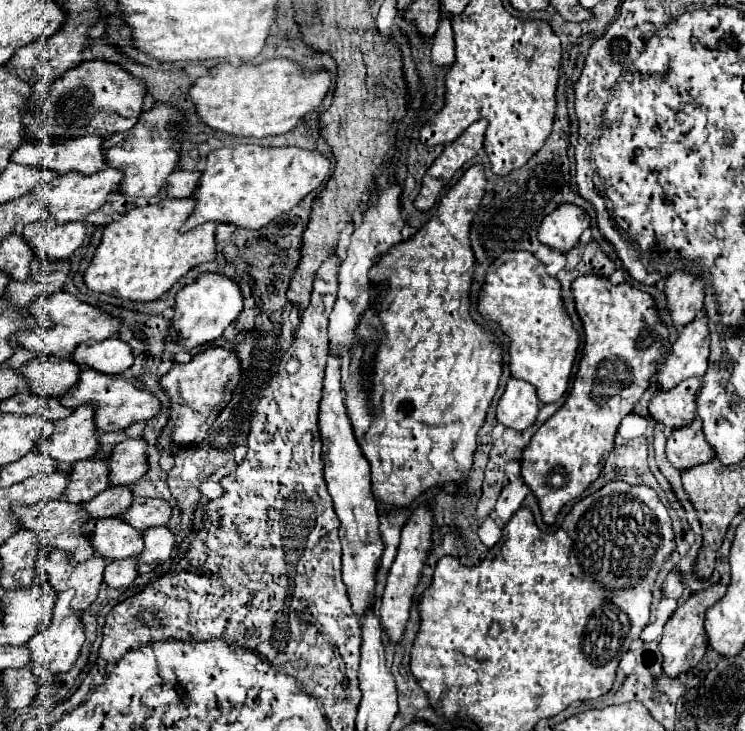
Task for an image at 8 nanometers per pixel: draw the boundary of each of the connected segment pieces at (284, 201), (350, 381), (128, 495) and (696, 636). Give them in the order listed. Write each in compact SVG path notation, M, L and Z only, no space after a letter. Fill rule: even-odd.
M246 143L214 149L206 159L206 167L194 193L198 205L182 231L206 221L260 229L298 205L308 193L320 189L330 173L330 161L320 151L300 147L262 147Z
M472 165L440 199L436 215L416 235L392 247L370 271L374 283L386 279L390 289L384 295L384 301L364 315L356 333L364 341L376 341L378 353L372 375L366 381L360 373L362 347L356 345L352 349L350 375L344 381L344 387L348 395L346 409L356 441L372 467L372 491L376 501L384 501L386 507L410 505L428 487L462 481L468 475L476 451L476 433L482 427L498 389L504 347L492 331L476 323L470 315L470 287L474 283L476 267L470 247L470 227L480 207L480 199L484 197L484 187L484 167ZM366 407L372 407L374 413L366 413Z
M108 487L106 491L98 493L94 499L84 503L84 507L94 519L102 519L120 515L120 511L126 511L126 507L132 505L132 499L134 495L130 487Z
M714 583L712 587L704 591L692 593L666 621L664 625L664 635L660 639L660 651L664 657L662 669L666 671L668 677L678 677L680 673L686 673L690 667L694 667L706 653L708 649L708 635L704 635L704 613L710 605L714 605L722 595L726 593L724 583Z

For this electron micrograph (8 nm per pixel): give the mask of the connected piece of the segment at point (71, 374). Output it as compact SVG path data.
M40 357L28 361L22 371L32 383L32 391L42 397L60 397L80 381L80 367L70 357Z

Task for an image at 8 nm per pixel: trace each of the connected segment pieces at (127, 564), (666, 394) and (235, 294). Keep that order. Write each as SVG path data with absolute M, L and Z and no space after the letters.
M116 559L116 563L108 563L104 571L104 581L110 587L128 587L136 579L136 559Z
M700 377L678 383L672 391L658 391L648 405L650 415L666 427L682 427L694 419L694 399L700 389Z
M204 273L194 283L182 287L176 293L176 305L174 305L176 313L172 317L172 327L176 329L178 337L174 339L186 347L198 347L202 343L210 343L218 339L228 325L234 323L242 307L244 307L244 295L236 279L228 279L226 275L220 273Z

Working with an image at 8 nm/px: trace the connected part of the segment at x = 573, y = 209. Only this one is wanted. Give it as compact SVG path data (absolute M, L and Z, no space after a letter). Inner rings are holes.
M564 203L556 207L556 211L548 213L538 229L538 239L558 251L570 251L584 229L590 227L590 215L572 203Z

